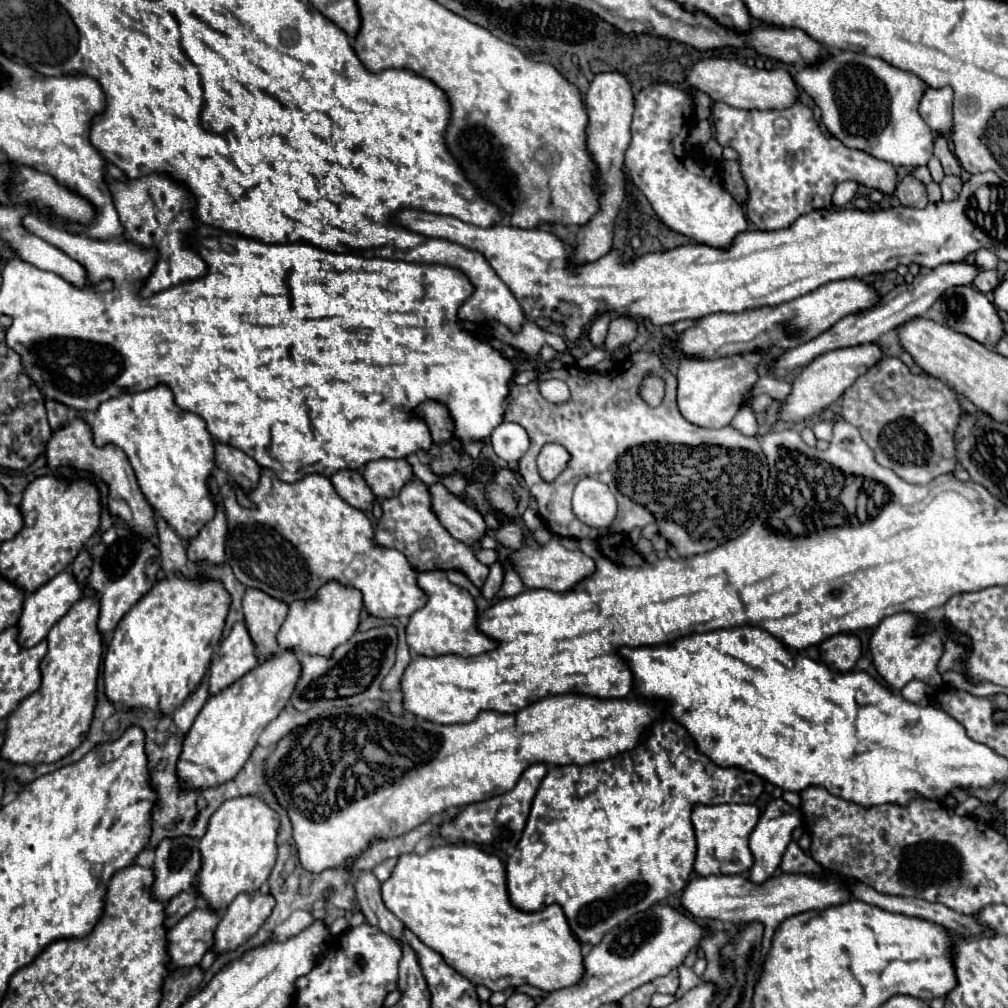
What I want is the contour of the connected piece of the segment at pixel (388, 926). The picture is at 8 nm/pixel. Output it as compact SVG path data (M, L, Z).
M362 872L356 882L358 892L358 904L366 916L366 922L372 926L378 926L386 934L394 936L402 942L402 922L384 906L380 896L380 882L372 872Z

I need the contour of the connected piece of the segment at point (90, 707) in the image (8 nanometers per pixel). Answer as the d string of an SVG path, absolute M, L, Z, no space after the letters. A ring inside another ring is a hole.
M82 598L50 630L48 654L40 664L42 686L20 702L20 706L10 714L6 726L8 736L2 746L2 756L10 762L32 766L42 762L56 762L78 748L86 738L96 706L96 680L102 658L98 616L100 600Z

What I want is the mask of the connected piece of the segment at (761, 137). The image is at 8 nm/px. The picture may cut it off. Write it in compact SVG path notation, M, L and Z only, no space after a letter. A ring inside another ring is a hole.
M716 102L712 106L716 140L738 152L740 172L748 186L746 218L758 230L780 230L790 226L808 210L828 208L834 188L844 180L892 194L896 188L896 170L862 150L846 148L838 138L824 136L812 110L794 102L784 110L738 110Z

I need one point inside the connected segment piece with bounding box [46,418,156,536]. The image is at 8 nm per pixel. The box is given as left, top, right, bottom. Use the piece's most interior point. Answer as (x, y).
(72, 445)

